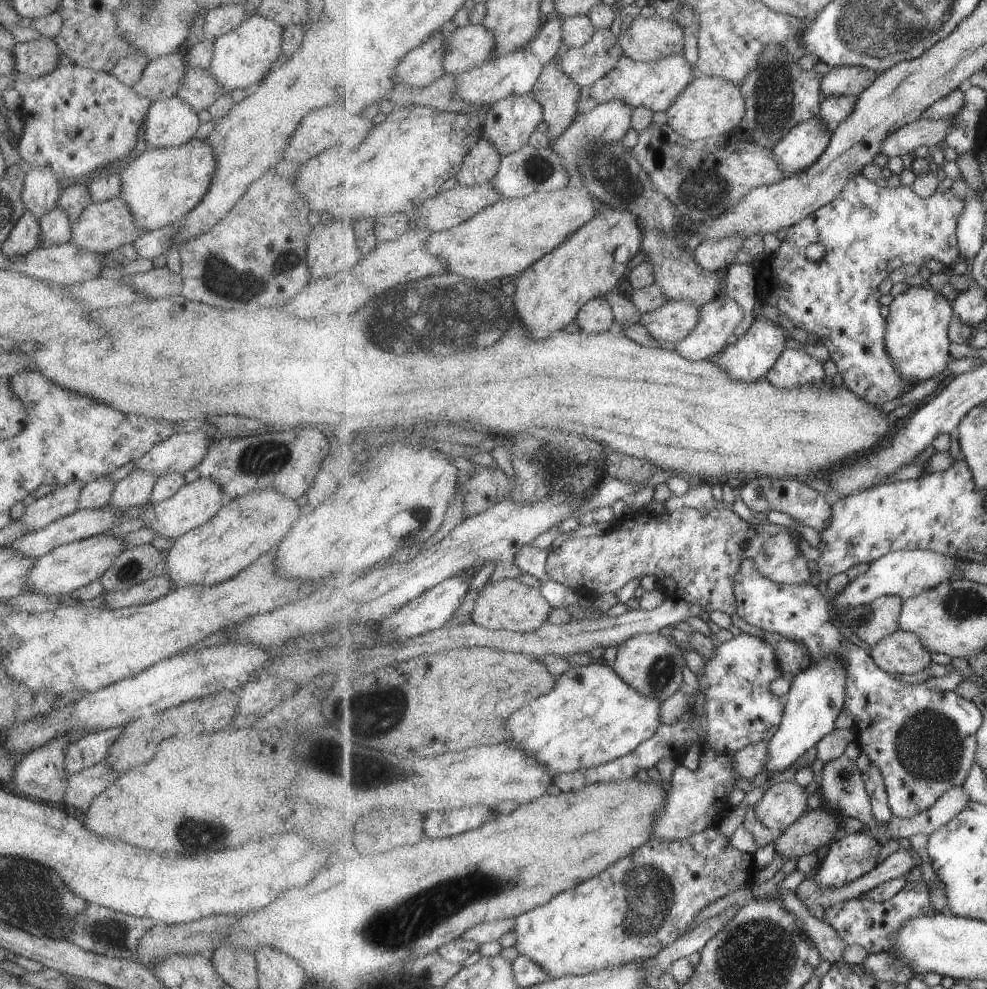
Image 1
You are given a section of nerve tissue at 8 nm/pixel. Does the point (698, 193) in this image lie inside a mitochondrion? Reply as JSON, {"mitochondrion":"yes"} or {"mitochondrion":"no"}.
{"mitochondrion":"yes"}

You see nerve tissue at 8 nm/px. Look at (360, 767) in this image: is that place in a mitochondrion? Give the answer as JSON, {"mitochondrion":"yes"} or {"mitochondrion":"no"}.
{"mitochondrion":"yes"}

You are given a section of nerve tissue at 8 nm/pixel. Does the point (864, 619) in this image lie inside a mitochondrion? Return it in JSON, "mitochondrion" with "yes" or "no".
{"mitochondrion":"yes"}

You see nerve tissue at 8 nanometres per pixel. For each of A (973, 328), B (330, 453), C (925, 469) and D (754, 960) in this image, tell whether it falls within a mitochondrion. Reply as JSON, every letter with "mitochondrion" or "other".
{"A":"other","B":"other","C":"other","D":"mitochondrion"}

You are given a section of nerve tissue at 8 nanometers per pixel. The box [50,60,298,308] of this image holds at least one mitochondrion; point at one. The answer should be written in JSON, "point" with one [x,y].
{"point":[221,276]}

